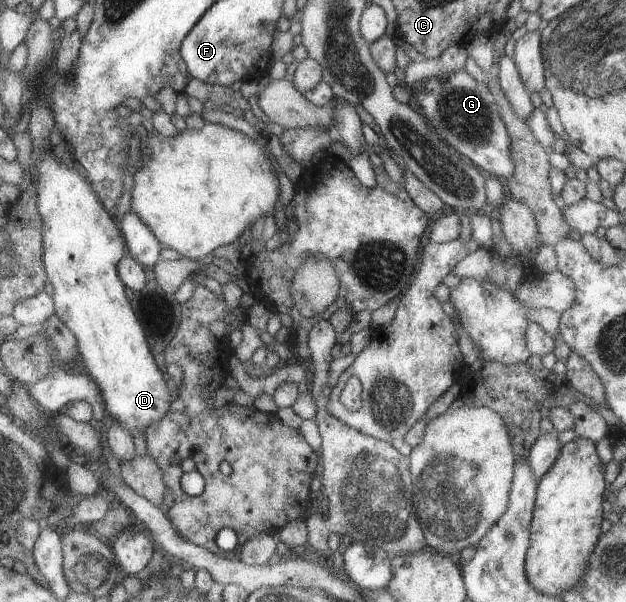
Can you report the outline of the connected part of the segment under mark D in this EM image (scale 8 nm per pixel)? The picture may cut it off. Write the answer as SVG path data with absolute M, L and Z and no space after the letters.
M51 152L40 154L35 163L39 179L34 183L37 192L37 212L42 219L42 264L52 285L54 313L74 332L81 369L98 385L105 411L133 437L151 424L157 423L169 407L167 376L162 374L149 351L142 327L125 297L125 286L119 279L116 263L127 253L117 226L118 221L102 206L91 184L79 175L77 166L67 169L57 163Z

